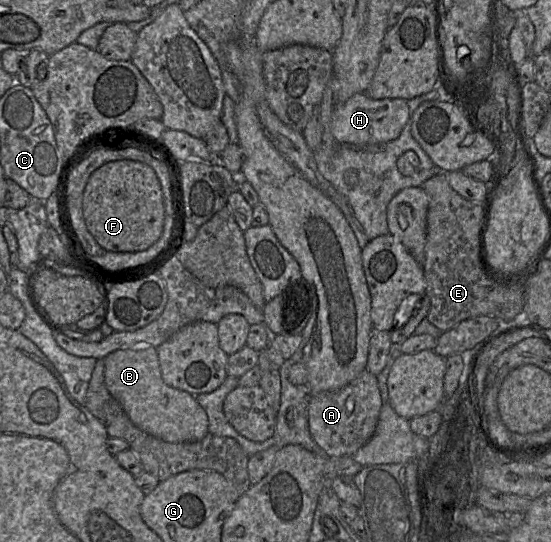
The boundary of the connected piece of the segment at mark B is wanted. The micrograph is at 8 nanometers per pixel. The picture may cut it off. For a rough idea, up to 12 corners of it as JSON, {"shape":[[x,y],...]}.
{"shape":[[156,347],[105,358],[130,421],[171,443],[209,433],[192,394],[167,385]]}

